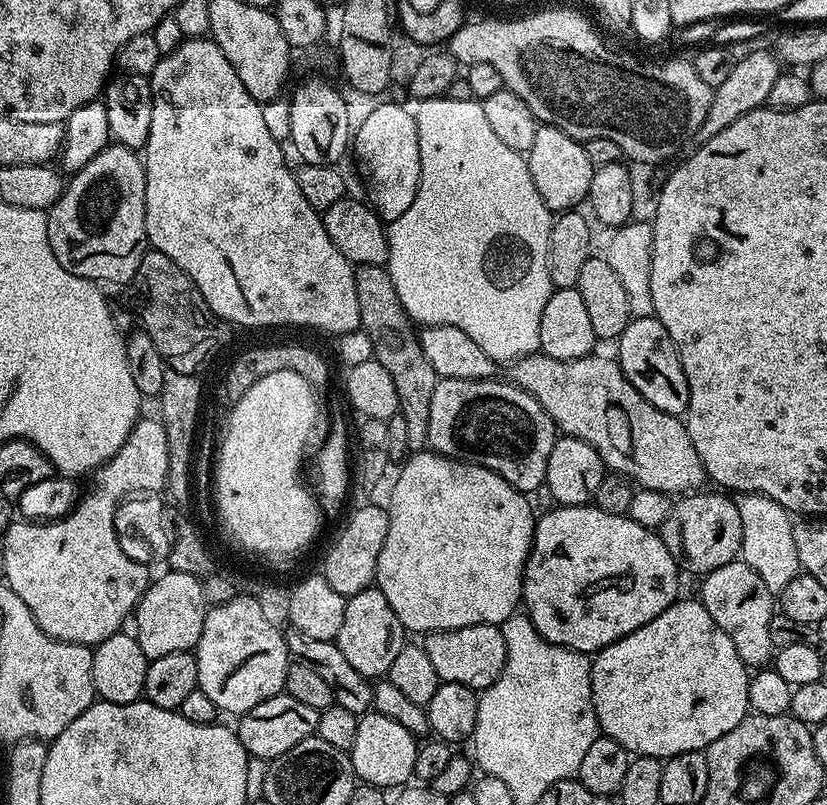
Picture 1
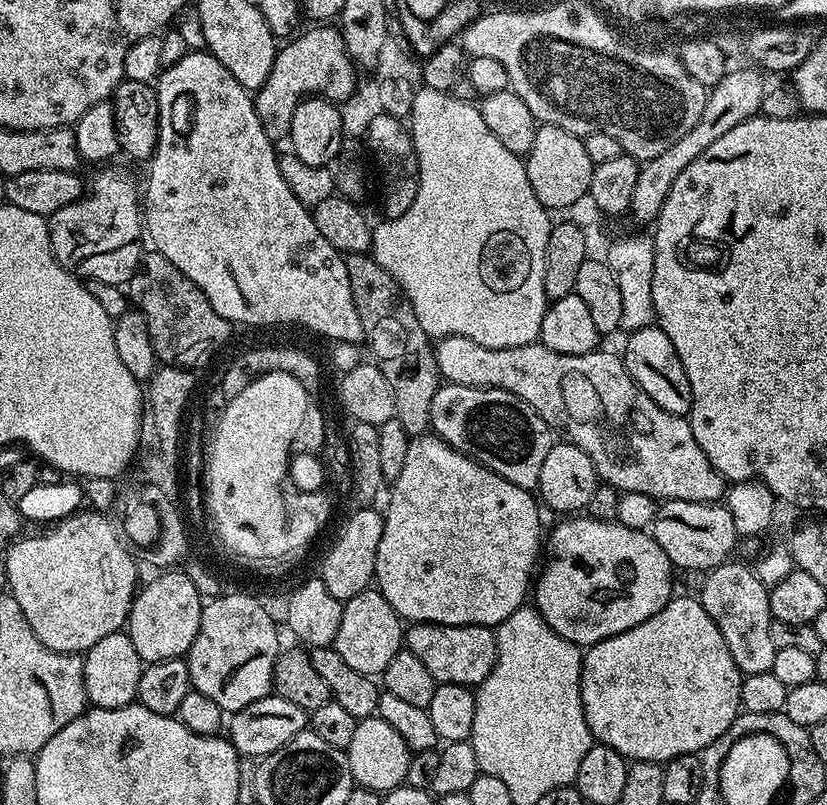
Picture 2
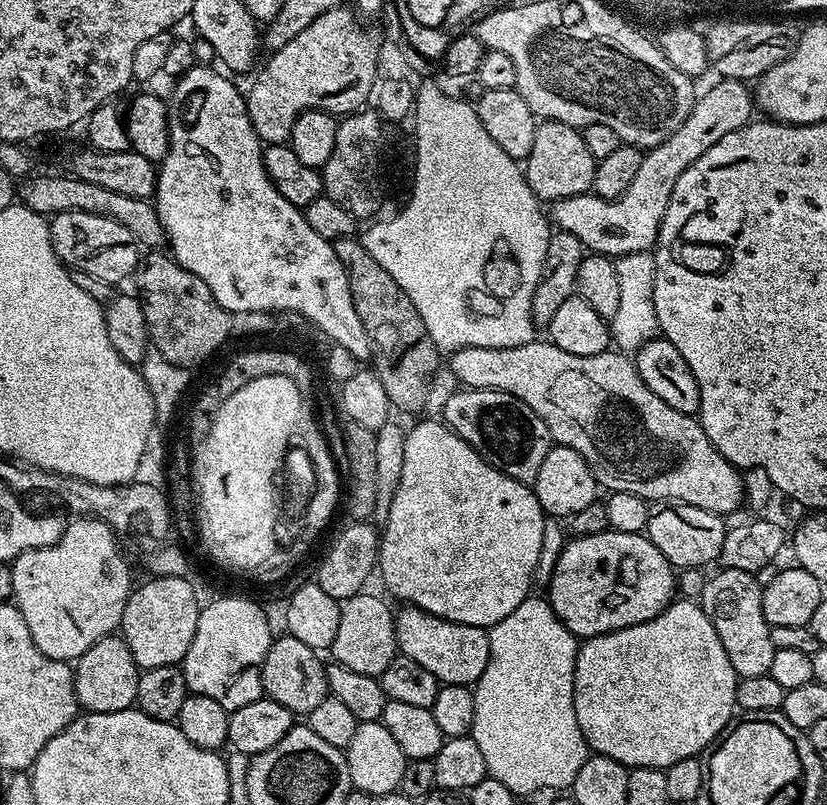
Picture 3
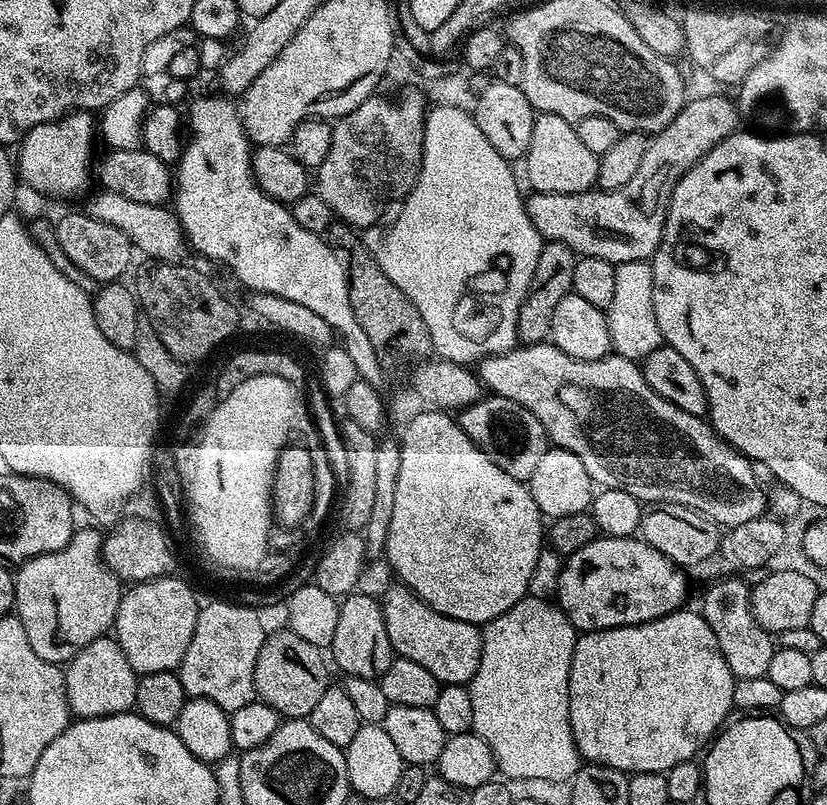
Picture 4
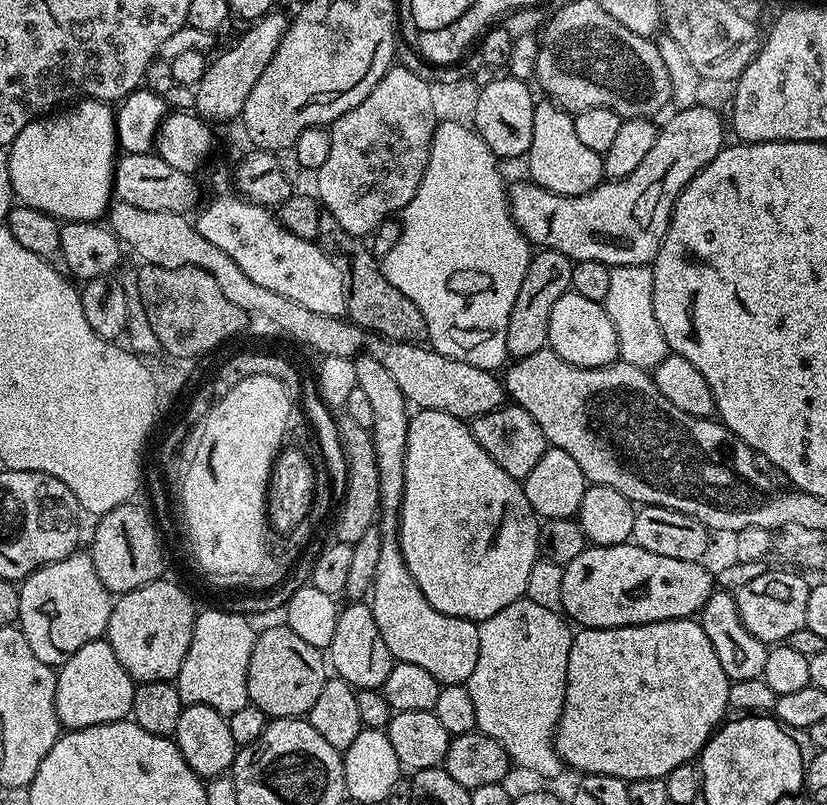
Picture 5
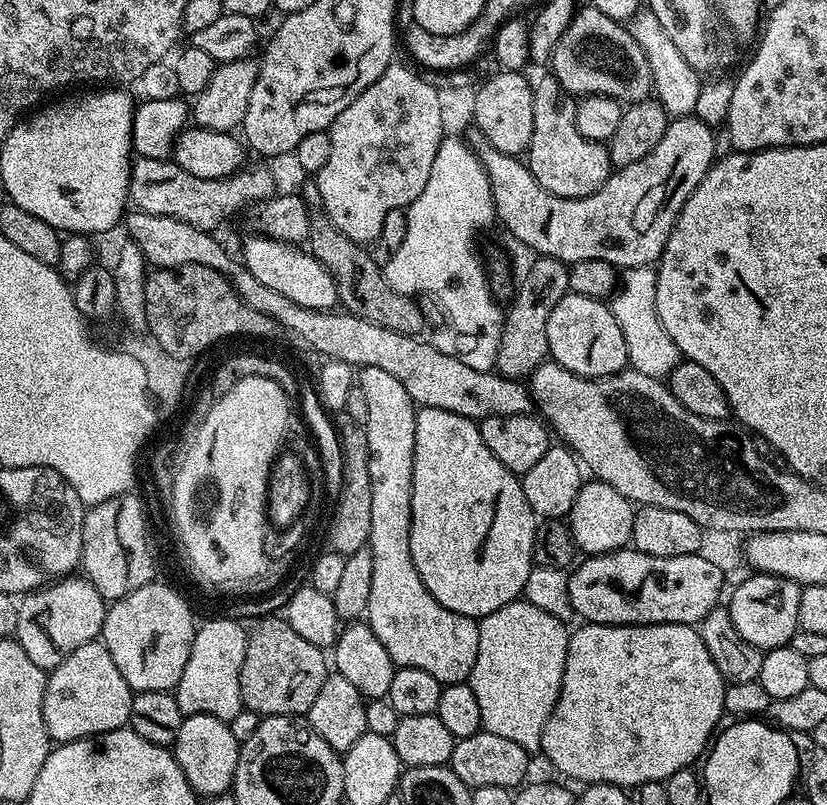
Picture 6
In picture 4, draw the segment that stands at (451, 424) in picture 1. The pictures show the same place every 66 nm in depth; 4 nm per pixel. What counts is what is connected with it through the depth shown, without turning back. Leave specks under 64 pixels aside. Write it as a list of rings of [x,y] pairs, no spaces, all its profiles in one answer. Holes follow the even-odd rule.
[[[495,394],[485,395],[478,402],[459,409],[458,423],[470,442],[474,442],[474,446],[478,446],[478,450],[482,450],[482,454],[486,454],[490,462],[494,462],[494,466],[506,470],[510,478],[525,482],[530,474],[534,474],[538,461],[546,455],[550,447],[542,422],[538,422],[538,418],[534,418],[534,414],[526,410],[526,406]]]

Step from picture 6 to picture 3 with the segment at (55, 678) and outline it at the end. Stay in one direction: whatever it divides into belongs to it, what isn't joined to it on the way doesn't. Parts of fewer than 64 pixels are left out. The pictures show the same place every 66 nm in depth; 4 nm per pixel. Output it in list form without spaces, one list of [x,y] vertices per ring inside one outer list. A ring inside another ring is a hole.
[[[116,634],[102,638],[75,661],[72,677],[77,705],[84,712],[117,712],[133,707],[140,674],[123,638]]]

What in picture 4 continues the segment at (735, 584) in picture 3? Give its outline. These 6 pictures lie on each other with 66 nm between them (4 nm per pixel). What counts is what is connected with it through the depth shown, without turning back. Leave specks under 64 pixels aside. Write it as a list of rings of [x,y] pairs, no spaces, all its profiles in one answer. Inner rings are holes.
[[[717,579],[703,589],[705,592],[702,615],[706,626],[714,630],[714,638],[718,638],[718,650],[722,650],[722,658],[726,658],[726,666],[730,666],[737,680],[766,676],[774,651],[773,633],[758,626],[754,618],[750,606],[752,590],[749,581],[724,579]]]

